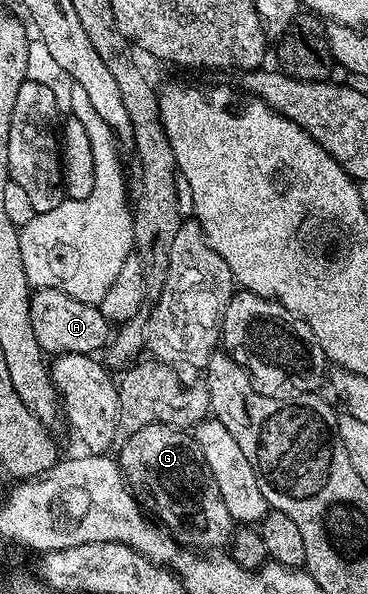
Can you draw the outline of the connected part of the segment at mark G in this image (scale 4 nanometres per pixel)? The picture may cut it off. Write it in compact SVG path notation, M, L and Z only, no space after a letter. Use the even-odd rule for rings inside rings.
M145 425L136 431L128 440L121 442L116 460L122 467L126 484L134 490L139 502L157 520L163 529L173 535L175 541L183 547L195 551L218 551L229 546L234 536L236 522L228 515L228 506L220 495L220 487L216 487L216 479L212 479L212 471L208 471L208 463L204 463L204 455L198 449L198 442L185 428L172 425Z

